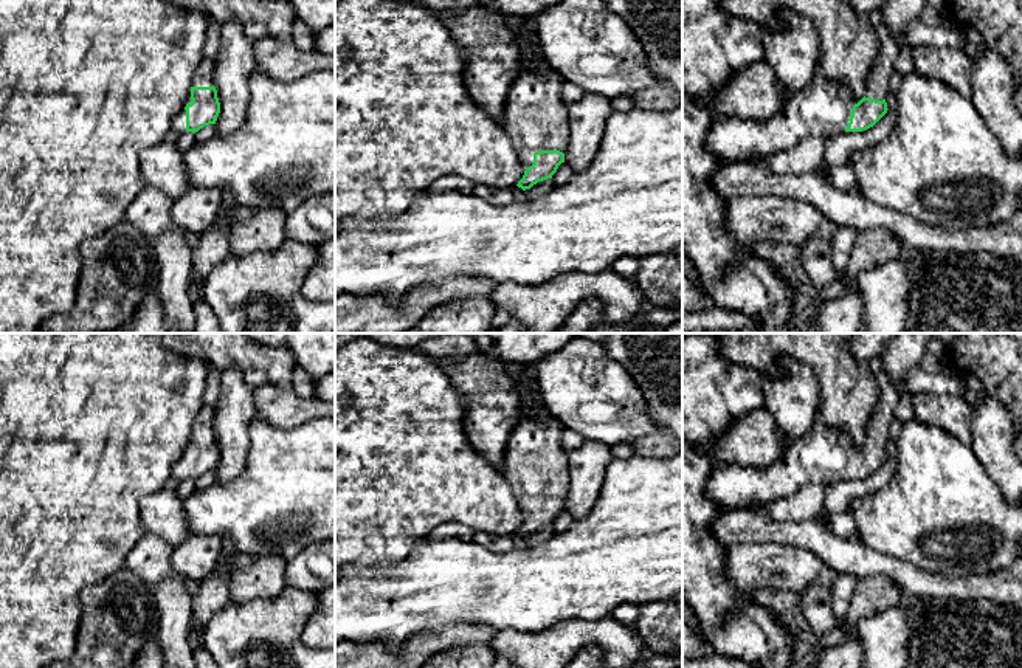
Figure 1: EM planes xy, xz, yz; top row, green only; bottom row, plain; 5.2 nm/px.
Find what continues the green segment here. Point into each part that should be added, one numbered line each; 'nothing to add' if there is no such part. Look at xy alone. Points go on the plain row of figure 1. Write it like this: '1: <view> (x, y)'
1: xy (203, 422)
2: xy (179, 470)

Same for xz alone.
1: xz (535, 465)

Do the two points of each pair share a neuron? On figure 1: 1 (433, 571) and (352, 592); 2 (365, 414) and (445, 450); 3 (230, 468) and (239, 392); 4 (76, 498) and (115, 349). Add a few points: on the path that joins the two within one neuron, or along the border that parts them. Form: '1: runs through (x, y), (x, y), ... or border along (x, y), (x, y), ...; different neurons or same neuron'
1: runs through (413, 591), (372, 592); same neuron
2: runs through (385, 434), (400, 450), (425, 450); same neuron
3: runs through (233, 450), (234, 411); same neuron
4: runs through (76, 461), (81, 413), (95, 386); same neuron

